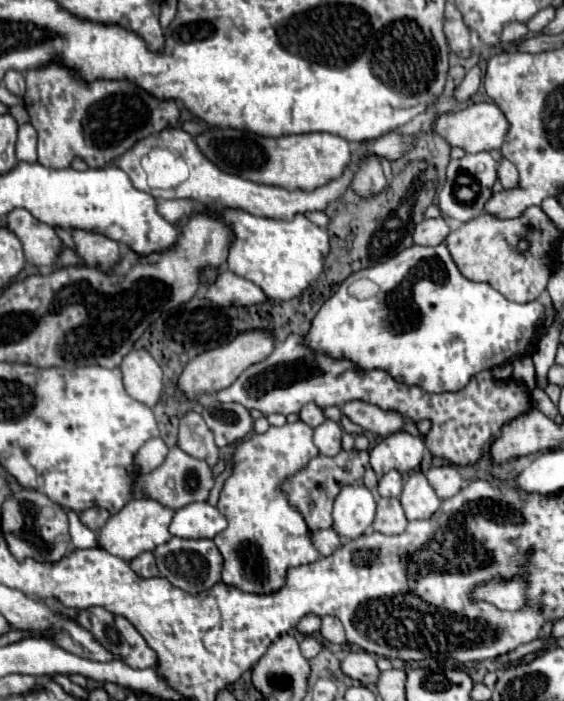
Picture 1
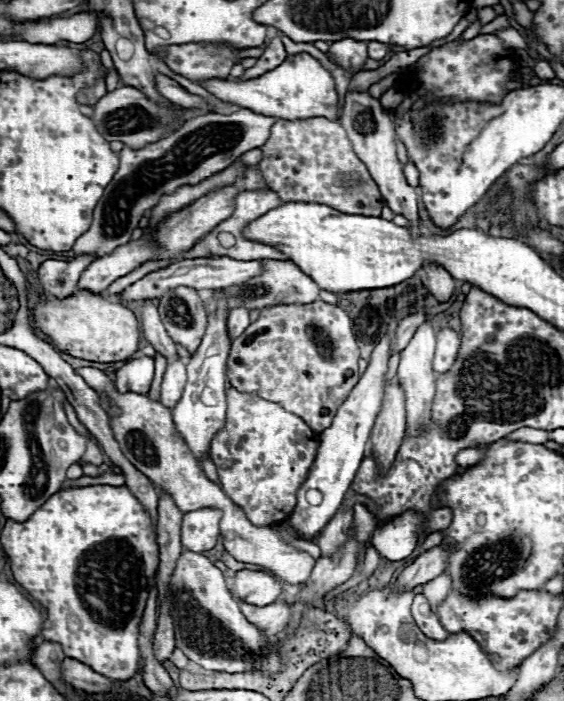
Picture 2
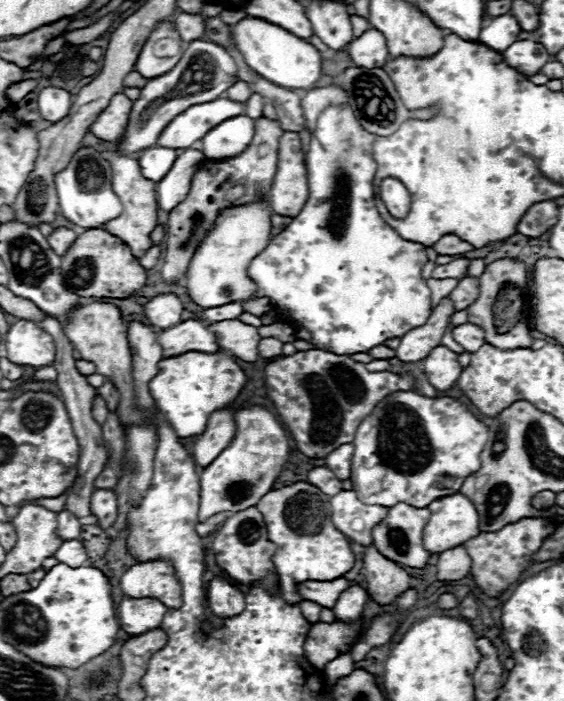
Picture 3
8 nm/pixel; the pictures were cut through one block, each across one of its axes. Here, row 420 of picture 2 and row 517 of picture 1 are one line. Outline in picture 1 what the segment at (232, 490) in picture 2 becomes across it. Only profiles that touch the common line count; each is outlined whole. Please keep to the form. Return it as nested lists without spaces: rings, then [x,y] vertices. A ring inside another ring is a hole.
[[[302,422],[270,426],[264,434],[254,432],[236,446],[232,474],[226,478],[218,500],[218,510],[226,516],[228,528],[214,538],[224,556],[222,580],[226,584],[244,592],[268,594],[282,588],[288,568],[320,558],[312,546],[308,524],[280,488],[286,478],[300,472],[314,456],[318,456],[318,448],[312,442],[312,428]]]

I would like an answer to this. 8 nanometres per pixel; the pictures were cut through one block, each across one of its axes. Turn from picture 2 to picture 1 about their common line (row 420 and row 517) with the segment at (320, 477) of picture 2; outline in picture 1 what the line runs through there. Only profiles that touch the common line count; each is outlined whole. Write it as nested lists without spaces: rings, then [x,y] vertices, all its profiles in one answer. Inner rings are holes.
[[[344,486],[334,500],[332,528],[338,536],[354,540],[372,526],[374,514],[376,502],[366,486]]]

